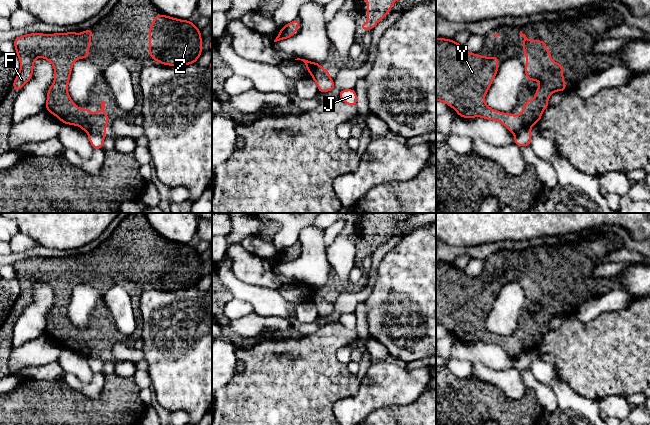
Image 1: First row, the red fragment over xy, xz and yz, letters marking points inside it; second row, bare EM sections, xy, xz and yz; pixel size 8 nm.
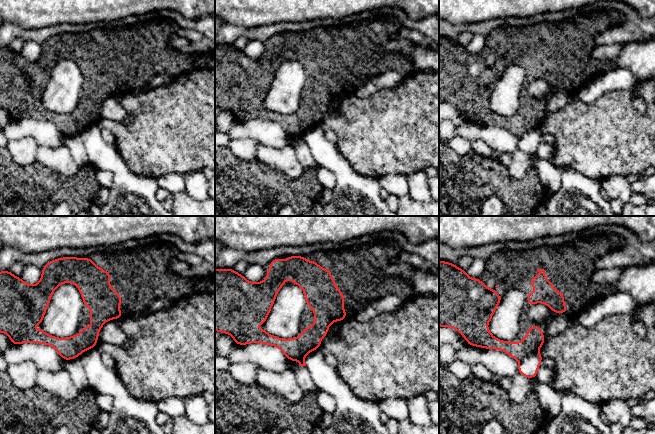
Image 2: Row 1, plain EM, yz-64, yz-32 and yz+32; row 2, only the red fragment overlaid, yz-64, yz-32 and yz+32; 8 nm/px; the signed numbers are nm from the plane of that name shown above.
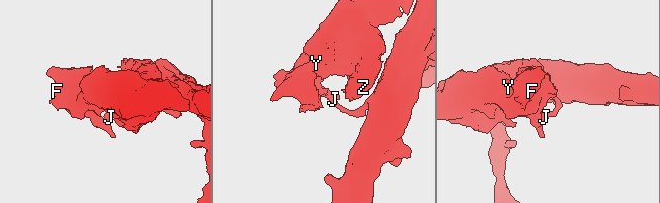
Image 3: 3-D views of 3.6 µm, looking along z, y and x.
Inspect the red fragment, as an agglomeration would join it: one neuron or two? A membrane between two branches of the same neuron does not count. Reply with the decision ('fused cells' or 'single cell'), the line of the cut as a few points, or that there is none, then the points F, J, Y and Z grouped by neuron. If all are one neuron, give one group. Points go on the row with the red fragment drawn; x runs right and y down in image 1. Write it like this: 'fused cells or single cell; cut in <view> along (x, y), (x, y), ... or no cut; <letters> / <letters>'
fused cells; cut in xz along (326, 75), (314, 73), (311, 76); F Y Z / J

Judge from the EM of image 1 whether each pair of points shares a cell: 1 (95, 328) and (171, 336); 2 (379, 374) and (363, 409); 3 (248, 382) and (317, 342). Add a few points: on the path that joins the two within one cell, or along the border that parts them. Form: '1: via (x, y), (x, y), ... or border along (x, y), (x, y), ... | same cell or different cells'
1: border along (140, 332), (141, 337) | different cells
2: via (380, 383), (380, 387), (367, 400) | same cell
3: via (265, 382), (278, 382), (301, 359) | same cell

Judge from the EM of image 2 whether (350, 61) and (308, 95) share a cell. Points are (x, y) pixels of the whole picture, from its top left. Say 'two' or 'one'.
one

